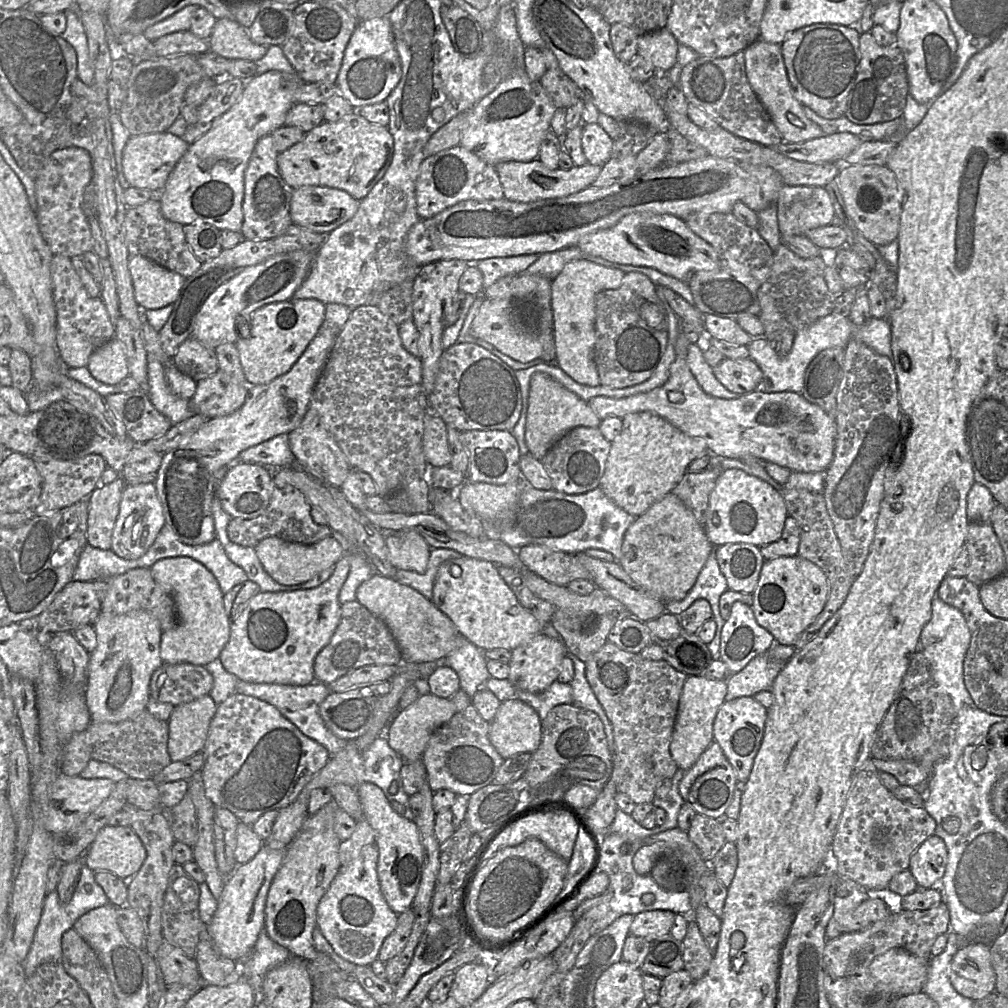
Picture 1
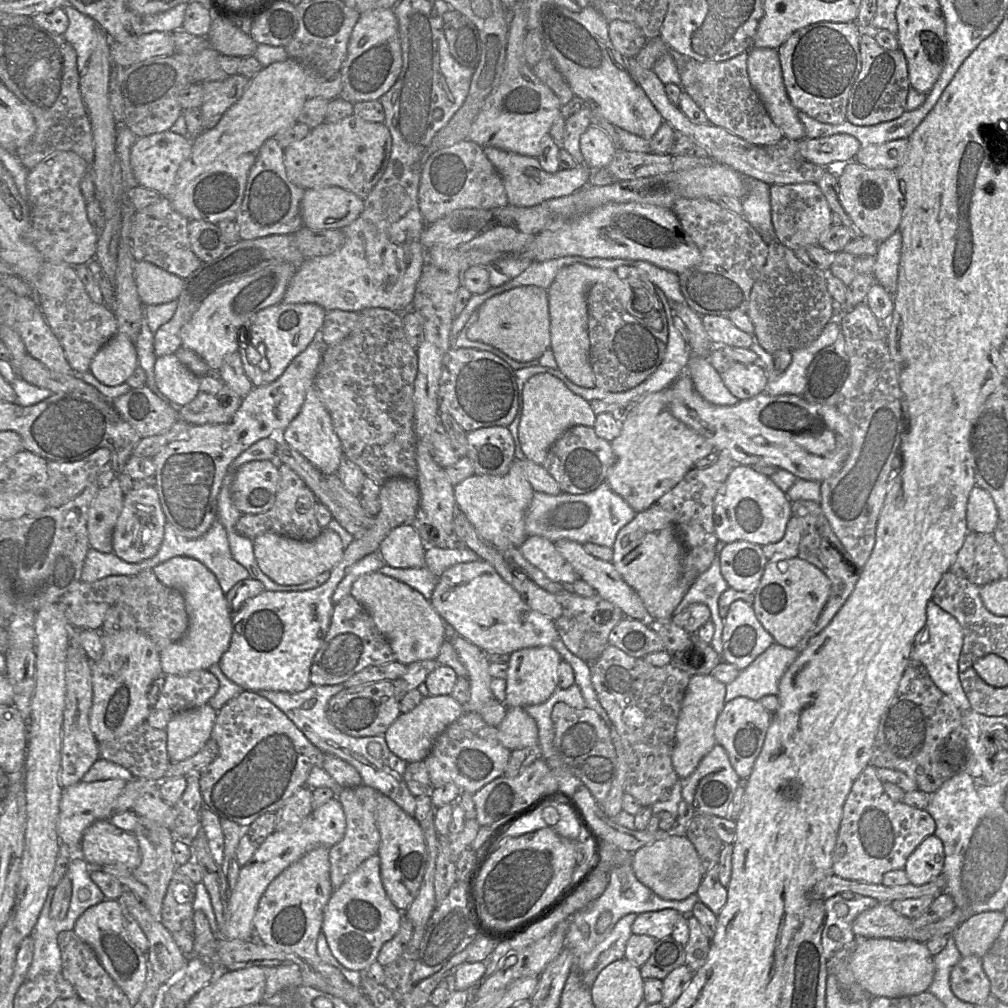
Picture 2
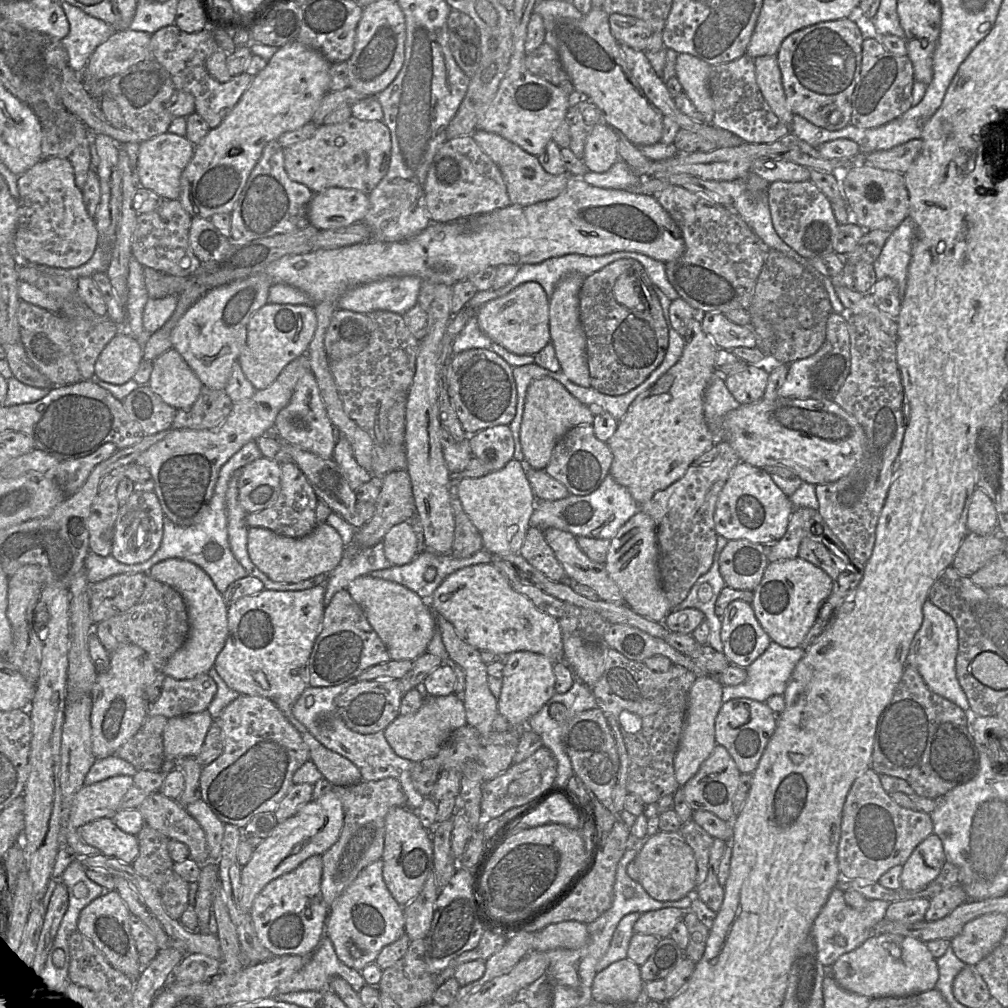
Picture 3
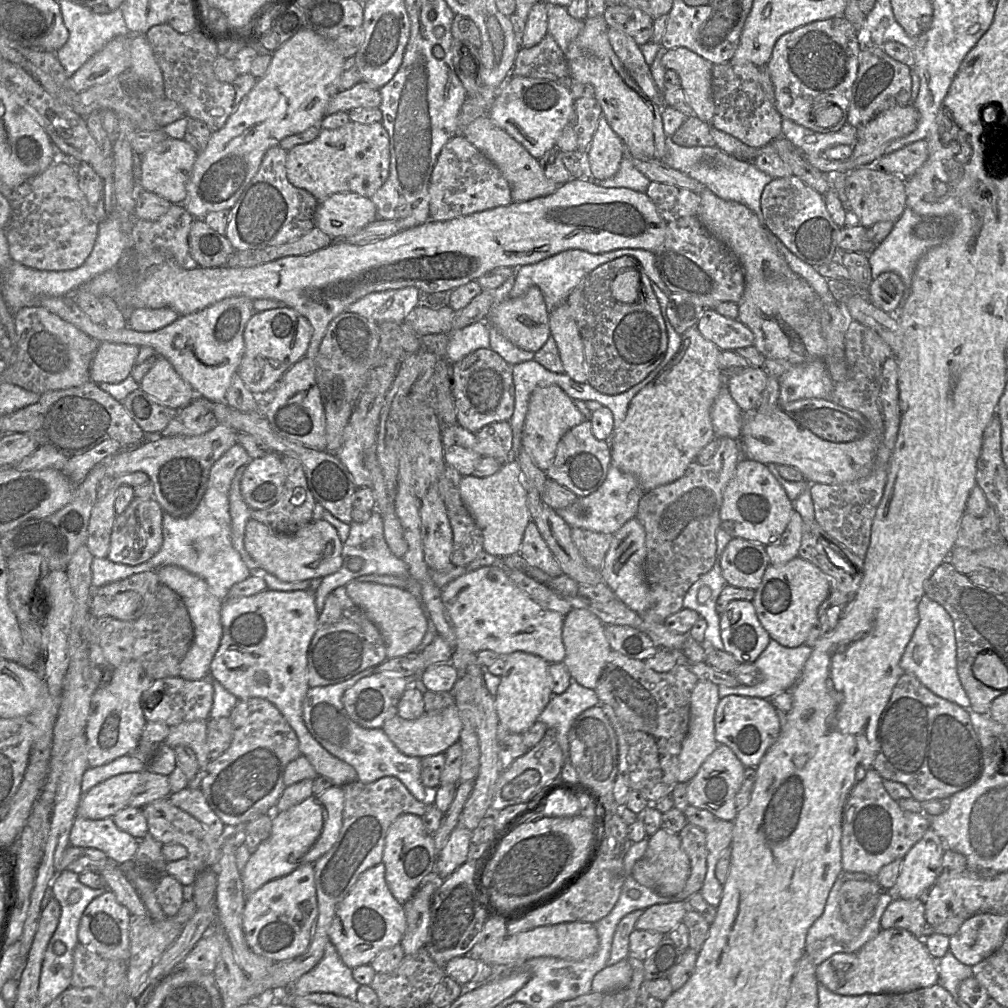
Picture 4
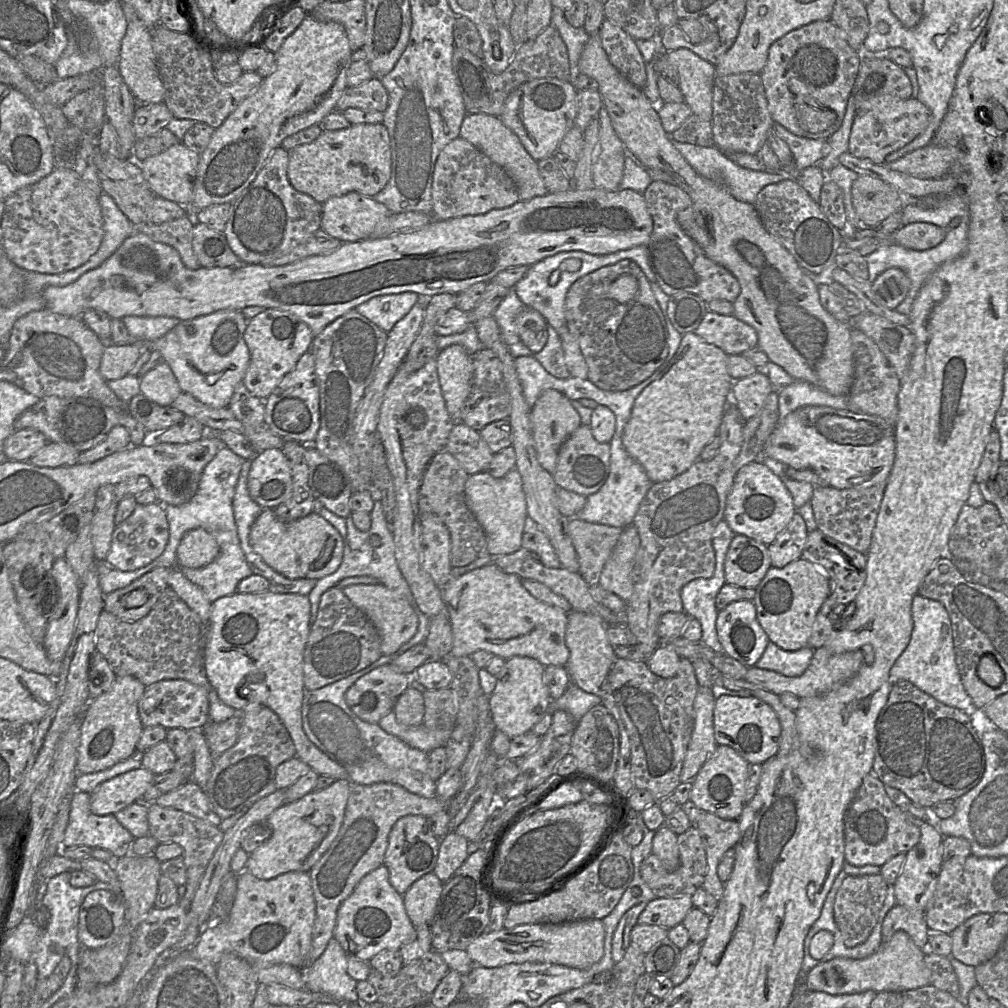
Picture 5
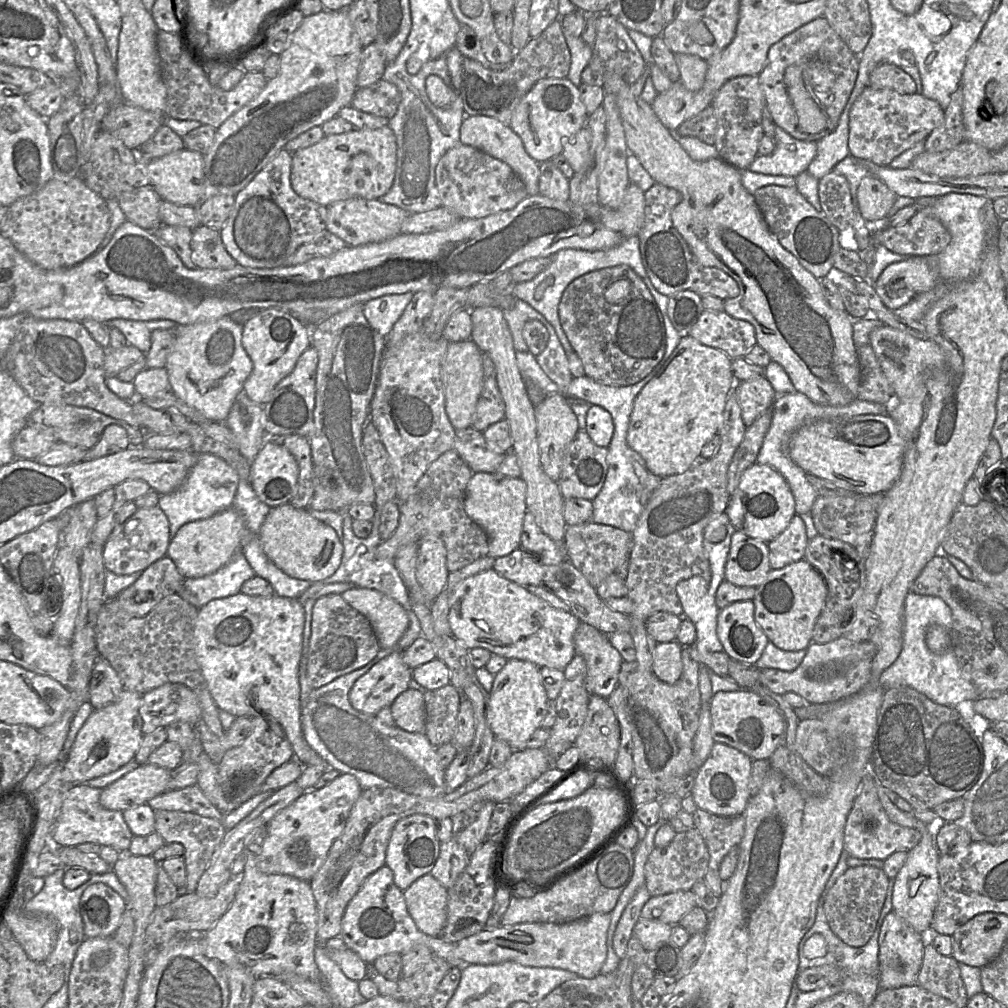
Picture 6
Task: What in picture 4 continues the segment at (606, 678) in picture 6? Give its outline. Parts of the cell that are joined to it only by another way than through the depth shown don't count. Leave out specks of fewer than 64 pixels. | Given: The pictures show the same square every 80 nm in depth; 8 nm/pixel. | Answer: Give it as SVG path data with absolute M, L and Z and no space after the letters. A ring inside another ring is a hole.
M572 608L564 617L562 641L565 647L565 658L563 663L574 681L592 690L600 679L611 651L604 630L605 625L588 610Z

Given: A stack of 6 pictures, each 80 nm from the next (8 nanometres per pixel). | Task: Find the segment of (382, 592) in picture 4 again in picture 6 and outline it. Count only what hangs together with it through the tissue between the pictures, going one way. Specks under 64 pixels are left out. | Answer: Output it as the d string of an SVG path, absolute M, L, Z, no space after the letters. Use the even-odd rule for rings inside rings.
M352 587L342 598L370 621L380 648L393 648L408 628L406 610L393 598L375 589Z

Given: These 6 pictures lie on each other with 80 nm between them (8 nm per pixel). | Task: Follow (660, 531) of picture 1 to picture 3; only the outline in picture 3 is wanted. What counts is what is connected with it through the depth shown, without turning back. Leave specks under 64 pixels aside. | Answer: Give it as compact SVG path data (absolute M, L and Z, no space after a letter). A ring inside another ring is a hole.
M639 510L610 540L605 568L619 587L627 606L644 618L663 622L672 610L661 586L658 573L658 546L653 519Z

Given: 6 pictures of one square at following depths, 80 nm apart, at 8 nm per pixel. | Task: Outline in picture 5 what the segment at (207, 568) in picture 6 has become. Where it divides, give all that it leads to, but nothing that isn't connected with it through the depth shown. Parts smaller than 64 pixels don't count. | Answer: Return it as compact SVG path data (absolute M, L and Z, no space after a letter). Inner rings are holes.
M204 529L186 532L177 548L179 568L201 568L213 562L219 555L220 547L215 537Z

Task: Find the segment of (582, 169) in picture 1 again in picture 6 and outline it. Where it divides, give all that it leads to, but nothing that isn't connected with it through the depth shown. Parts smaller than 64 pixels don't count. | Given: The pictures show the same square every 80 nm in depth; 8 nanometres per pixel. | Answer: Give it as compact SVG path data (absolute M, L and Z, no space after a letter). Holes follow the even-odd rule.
M482 115L466 116L460 127L460 142L508 164L523 181L529 196L539 194L539 164L526 152L520 137L499 120Z

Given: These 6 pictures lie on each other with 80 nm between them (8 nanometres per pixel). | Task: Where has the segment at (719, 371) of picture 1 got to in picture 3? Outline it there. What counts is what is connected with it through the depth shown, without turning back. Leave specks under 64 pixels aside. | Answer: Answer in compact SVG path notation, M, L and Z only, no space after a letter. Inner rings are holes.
M762 362L747 365L743 370L724 377L725 384L733 397L742 405L763 398L769 373L762 368Z

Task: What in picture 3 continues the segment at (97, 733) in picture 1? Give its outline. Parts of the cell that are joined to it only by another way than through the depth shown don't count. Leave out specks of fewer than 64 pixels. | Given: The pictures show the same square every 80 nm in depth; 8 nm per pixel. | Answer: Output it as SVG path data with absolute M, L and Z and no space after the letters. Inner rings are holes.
M141 727L114 755L128 761L137 771L159 772L165 760L162 735L151 735Z

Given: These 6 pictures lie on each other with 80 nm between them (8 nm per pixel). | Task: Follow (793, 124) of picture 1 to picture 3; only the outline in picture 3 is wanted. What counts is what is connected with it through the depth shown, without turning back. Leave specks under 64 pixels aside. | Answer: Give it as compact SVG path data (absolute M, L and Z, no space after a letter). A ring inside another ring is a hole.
M776 55L757 57L754 66L756 83L764 100L778 119L790 127L793 114L786 104Z

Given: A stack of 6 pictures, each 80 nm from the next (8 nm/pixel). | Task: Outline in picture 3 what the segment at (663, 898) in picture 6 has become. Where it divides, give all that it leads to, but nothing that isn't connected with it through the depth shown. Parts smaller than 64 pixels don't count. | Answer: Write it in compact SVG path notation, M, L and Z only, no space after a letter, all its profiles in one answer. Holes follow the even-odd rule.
M670 907L642 913L640 918L634 923L633 930L635 933L654 935L659 938L669 937L675 925L683 920L684 911L690 910L681 910L679 908Z

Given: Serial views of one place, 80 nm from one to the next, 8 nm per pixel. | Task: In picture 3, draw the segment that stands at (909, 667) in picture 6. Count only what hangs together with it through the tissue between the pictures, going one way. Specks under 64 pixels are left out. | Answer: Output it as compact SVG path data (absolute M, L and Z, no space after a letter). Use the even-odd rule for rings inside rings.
M927 599L922 607L923 622L911 642L906 663L915 668L928 688L935 694L950 700L963 711L970 708L968 698L956 677L958 630L954 619Z

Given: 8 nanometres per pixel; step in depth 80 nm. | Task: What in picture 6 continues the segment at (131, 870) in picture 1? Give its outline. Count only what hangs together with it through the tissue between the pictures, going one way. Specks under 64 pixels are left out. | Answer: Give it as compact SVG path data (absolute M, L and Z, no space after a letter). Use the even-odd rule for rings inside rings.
M75 784L67 792L53 827L52 844L76 847L85 842L94 842L101 846L110 846L121 855L127 854L134 835L124 820L123 811L108 810L100 804L101 790L86 784Z

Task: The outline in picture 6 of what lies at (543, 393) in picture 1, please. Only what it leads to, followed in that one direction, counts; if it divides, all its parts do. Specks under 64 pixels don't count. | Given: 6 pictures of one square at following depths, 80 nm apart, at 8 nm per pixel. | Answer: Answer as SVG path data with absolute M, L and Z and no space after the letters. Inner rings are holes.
M562 393L548 395L536 406L535 416L542 467L558 482L566 450L580 430L578 419Z

